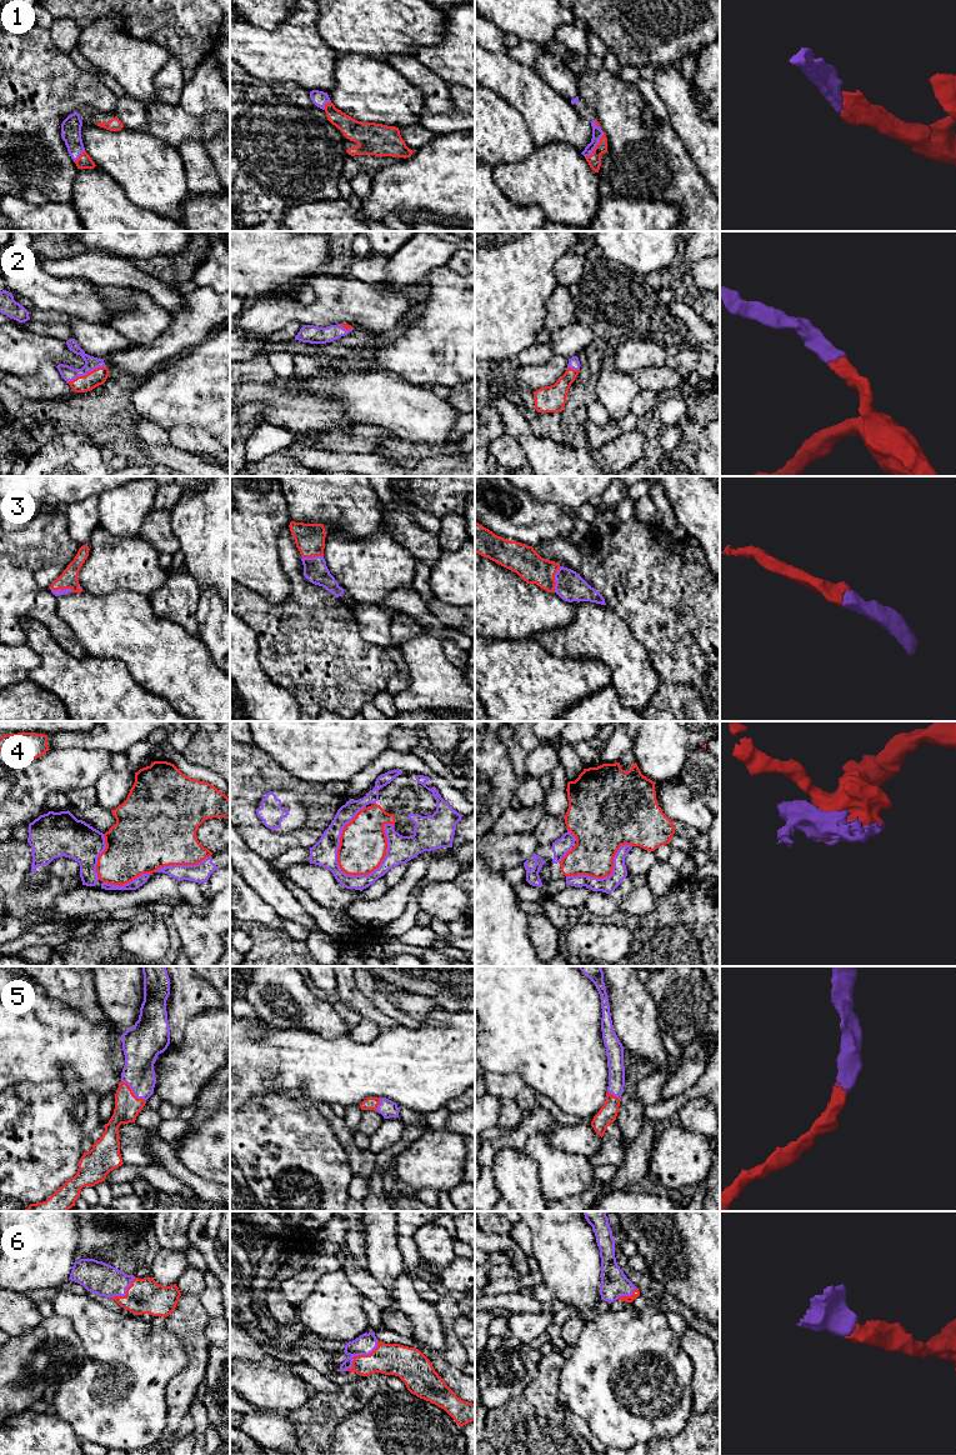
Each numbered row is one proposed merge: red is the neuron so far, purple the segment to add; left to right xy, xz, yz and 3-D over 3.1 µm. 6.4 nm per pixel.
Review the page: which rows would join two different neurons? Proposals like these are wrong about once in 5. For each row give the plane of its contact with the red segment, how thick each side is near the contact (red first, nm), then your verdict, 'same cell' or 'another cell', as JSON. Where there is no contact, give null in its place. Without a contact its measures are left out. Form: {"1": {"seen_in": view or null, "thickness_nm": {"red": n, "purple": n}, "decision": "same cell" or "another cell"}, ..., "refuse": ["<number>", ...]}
{"1": {"seen_in": "yz", "thickness_nm": {"red": 90, "purple": 70}, "decision": "same cell"}, "2": {"seen_in": "xy", "thickness_nm": {"red": 110, "purple": 90}, "decision": "same cell"}, "3": {"seen_in": "yz", "thickness_nm": {"red": 190, "purple": 190}, "decision": "same cell"}, "4": {"seen_in": "xz", "thickness_nm": {"red": 300, "purple": 170}, "decision": "another cell"}, "5": {"seen_in": "xy", "thickness_nm": {"red": 160, "purple": 200}, "decision": "same cell"}, "6": {"seen_in": "xz", "thickness_nm": {"red": 200, "purple": 140}, "decision": "same cell"}, "refuse": ["4"]}

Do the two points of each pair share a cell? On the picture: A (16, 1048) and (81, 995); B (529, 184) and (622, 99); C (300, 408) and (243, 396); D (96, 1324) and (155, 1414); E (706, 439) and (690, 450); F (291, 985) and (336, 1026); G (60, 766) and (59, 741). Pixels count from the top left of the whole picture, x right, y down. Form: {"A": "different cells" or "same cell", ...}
{"A": "different cells", "B": "different cells", "C": "same cell", "D": "same cell", "E": "different cells", "F": "same cell", "G": "different cells"}

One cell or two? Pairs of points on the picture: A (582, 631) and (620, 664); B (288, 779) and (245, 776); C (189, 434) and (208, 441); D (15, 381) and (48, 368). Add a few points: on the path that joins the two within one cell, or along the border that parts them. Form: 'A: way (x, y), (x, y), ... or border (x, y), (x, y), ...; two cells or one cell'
A: way (591, 635), (611, 655); one cell
B: way (278, 779), (255, 776); one cell
C: way (194, 439), (203, 441); one cell
D: way (24, 383), (34, 383), (40, 376); one cell

